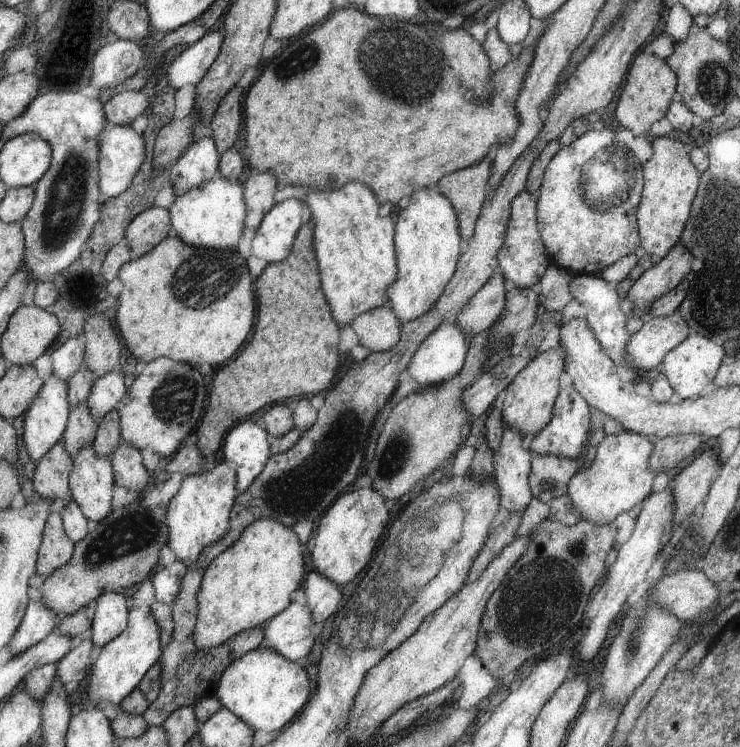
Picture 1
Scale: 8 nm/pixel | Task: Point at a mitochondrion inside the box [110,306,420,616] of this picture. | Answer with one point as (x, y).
(311, 475)

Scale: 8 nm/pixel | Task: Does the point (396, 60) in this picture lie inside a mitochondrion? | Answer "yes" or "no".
yes

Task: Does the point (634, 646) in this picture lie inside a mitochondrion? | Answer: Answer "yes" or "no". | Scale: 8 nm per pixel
yes

